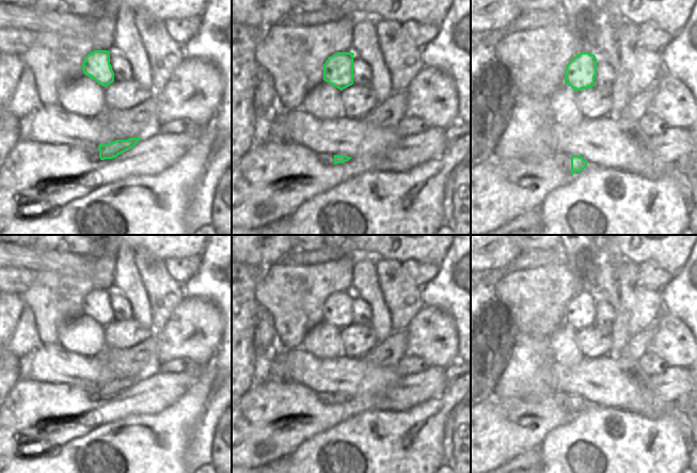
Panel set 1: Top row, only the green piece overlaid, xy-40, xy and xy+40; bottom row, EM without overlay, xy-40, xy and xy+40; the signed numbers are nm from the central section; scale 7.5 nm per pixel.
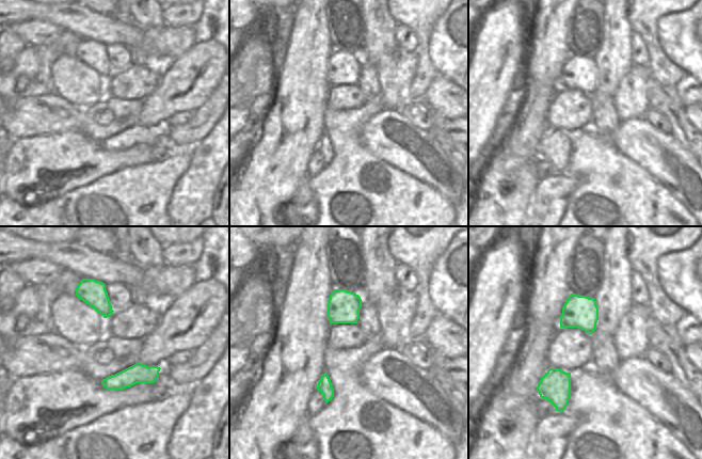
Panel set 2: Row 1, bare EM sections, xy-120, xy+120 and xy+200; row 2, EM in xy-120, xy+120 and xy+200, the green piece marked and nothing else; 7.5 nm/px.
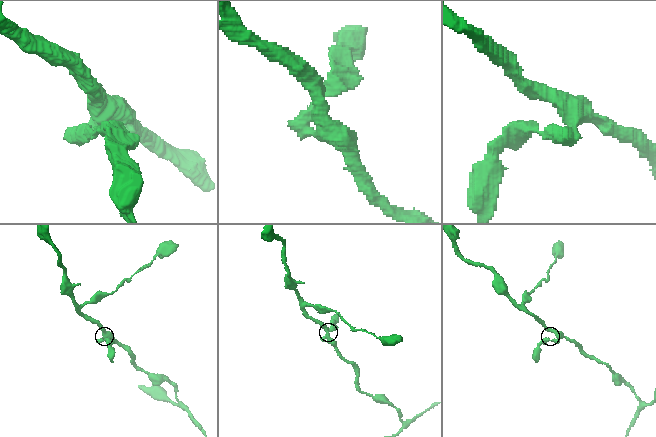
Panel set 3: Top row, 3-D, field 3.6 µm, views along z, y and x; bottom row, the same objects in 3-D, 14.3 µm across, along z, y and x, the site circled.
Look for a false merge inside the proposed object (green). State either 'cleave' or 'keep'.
keep

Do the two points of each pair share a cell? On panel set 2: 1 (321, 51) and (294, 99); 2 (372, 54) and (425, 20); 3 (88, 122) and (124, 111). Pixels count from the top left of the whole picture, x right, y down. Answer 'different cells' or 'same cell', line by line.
1: same cell
2: different cells
3: same cell

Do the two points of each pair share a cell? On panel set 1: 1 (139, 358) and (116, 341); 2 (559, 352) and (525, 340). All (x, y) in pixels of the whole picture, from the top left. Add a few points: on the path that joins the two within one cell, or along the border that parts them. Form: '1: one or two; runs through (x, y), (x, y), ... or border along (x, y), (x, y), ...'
1: two; border along (148, 337), (127, 348), (106, 347)
2: two; border along (551, 332), (550, 353), (553, 358)

